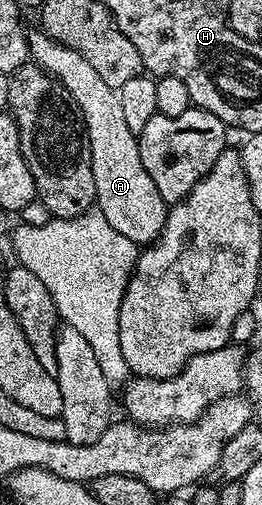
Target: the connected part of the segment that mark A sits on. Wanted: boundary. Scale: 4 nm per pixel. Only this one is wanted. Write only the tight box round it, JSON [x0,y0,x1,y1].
[29,30,169,246]

